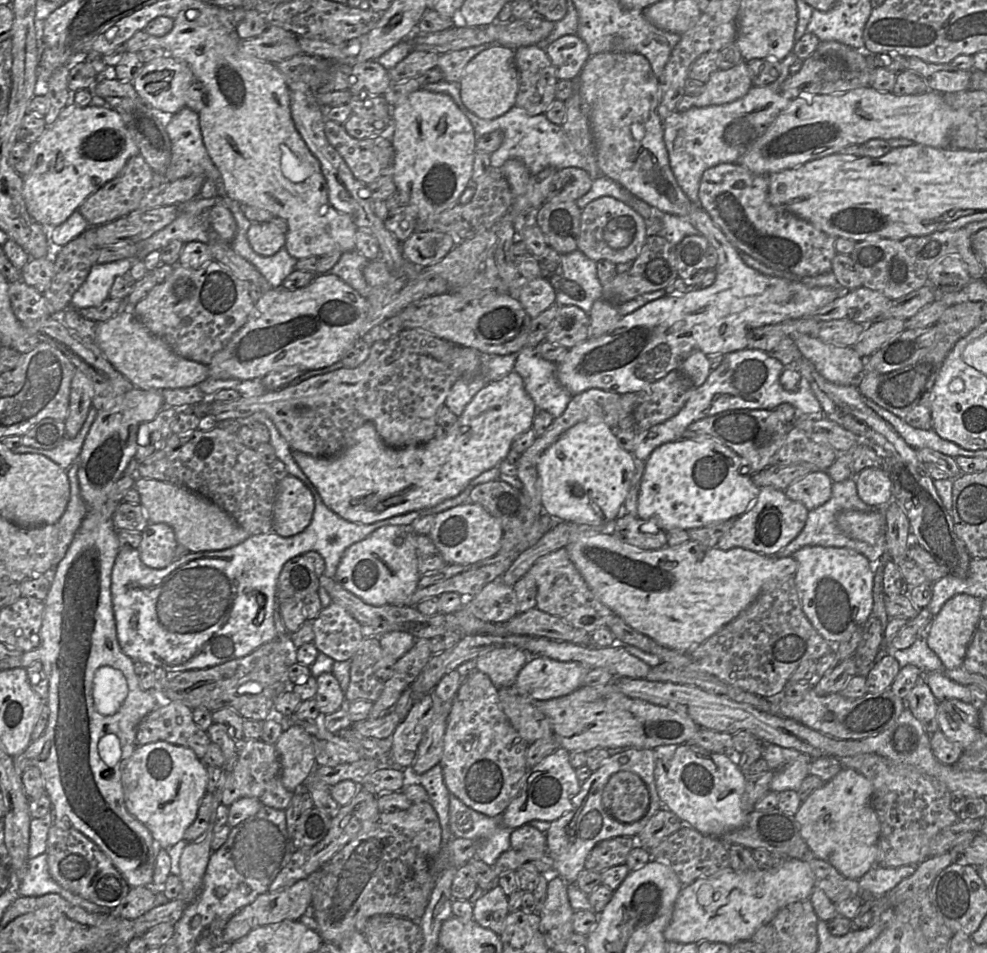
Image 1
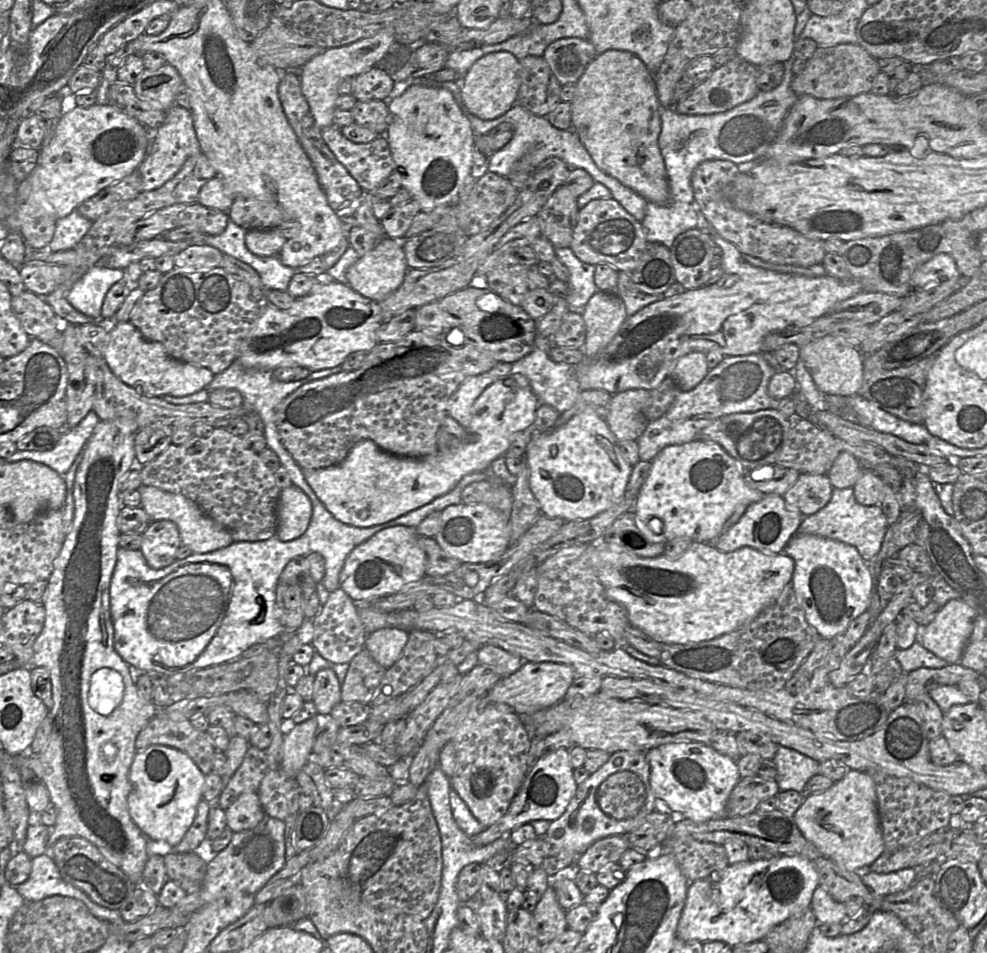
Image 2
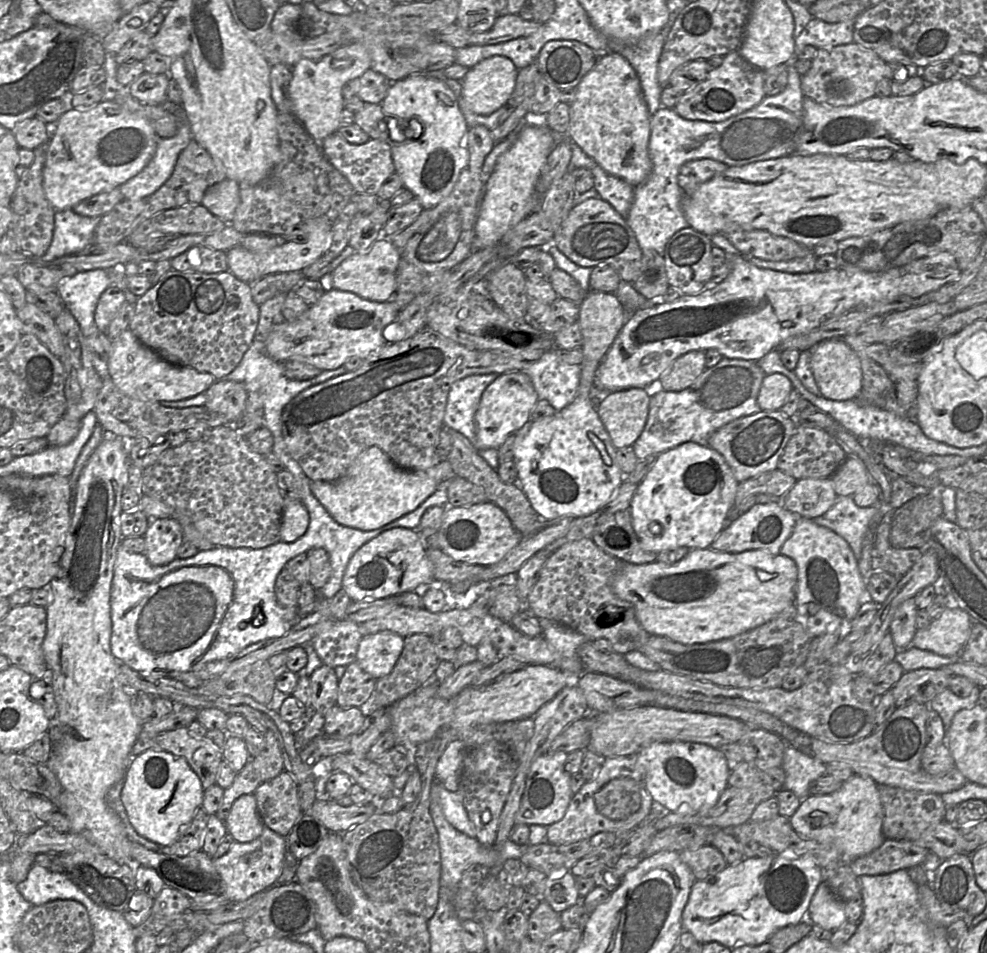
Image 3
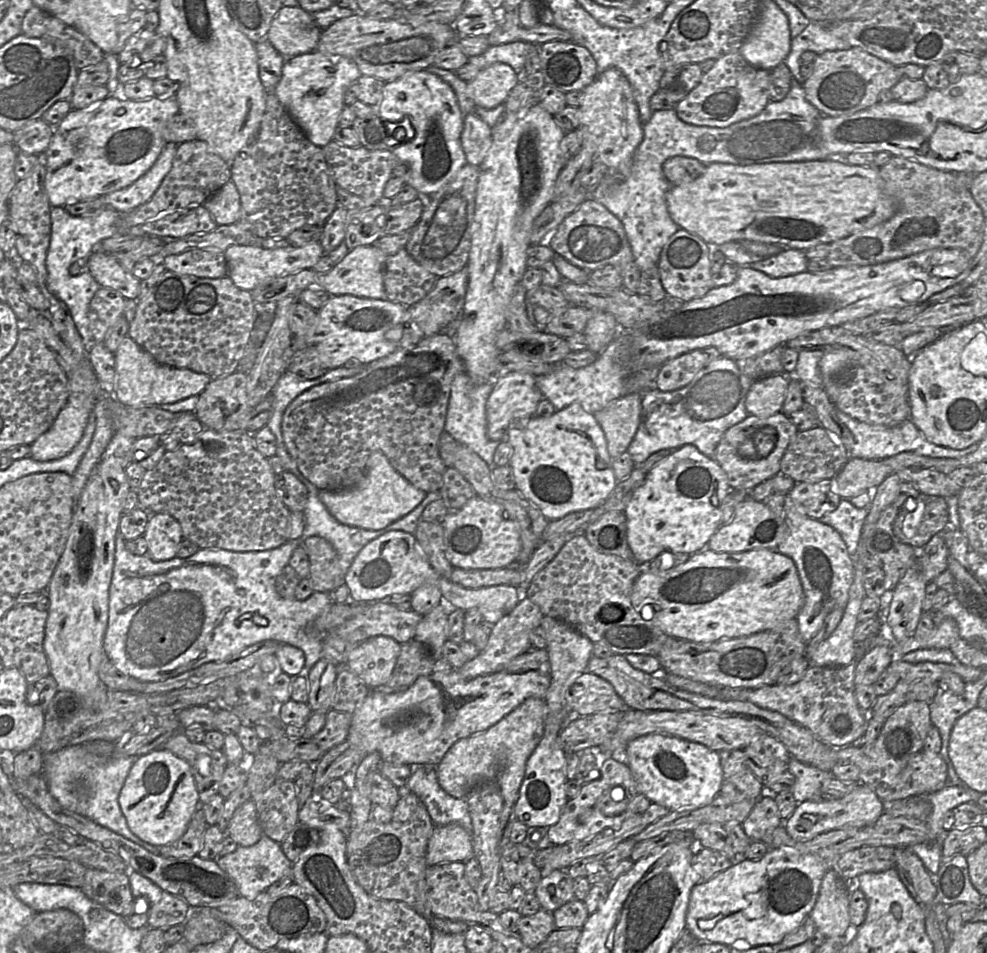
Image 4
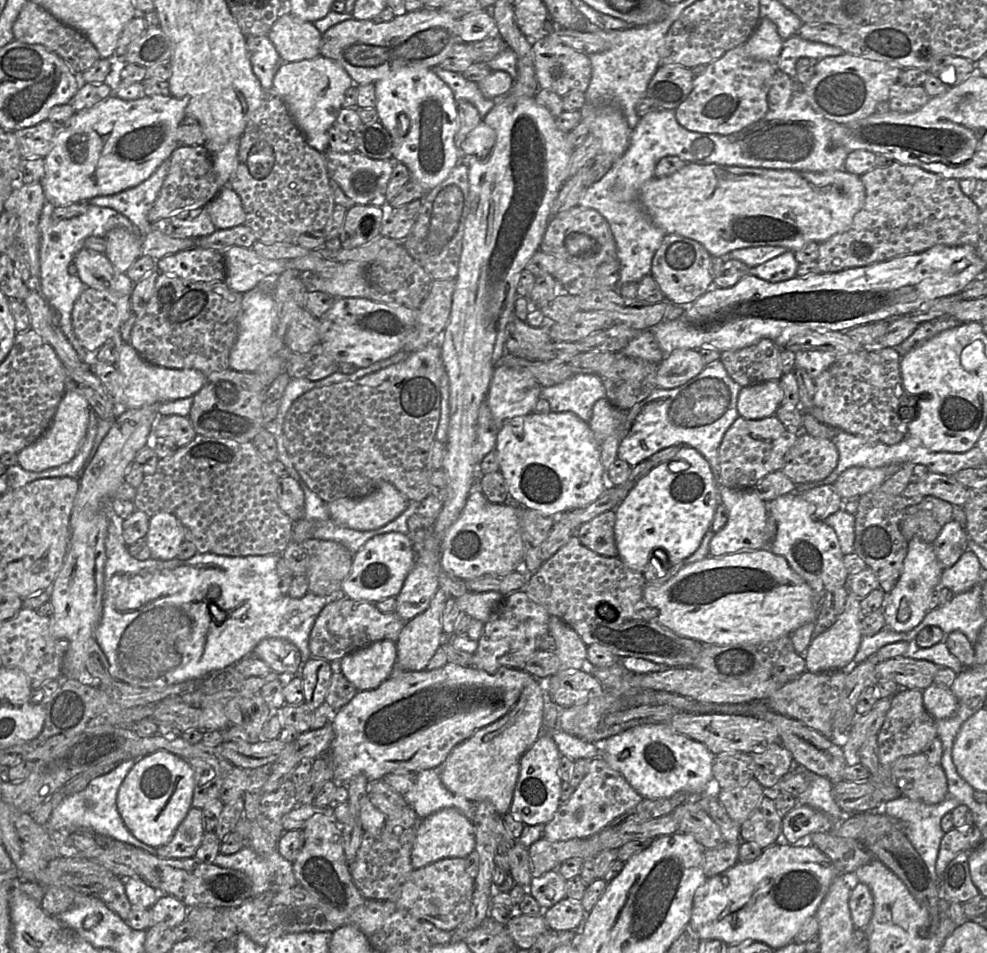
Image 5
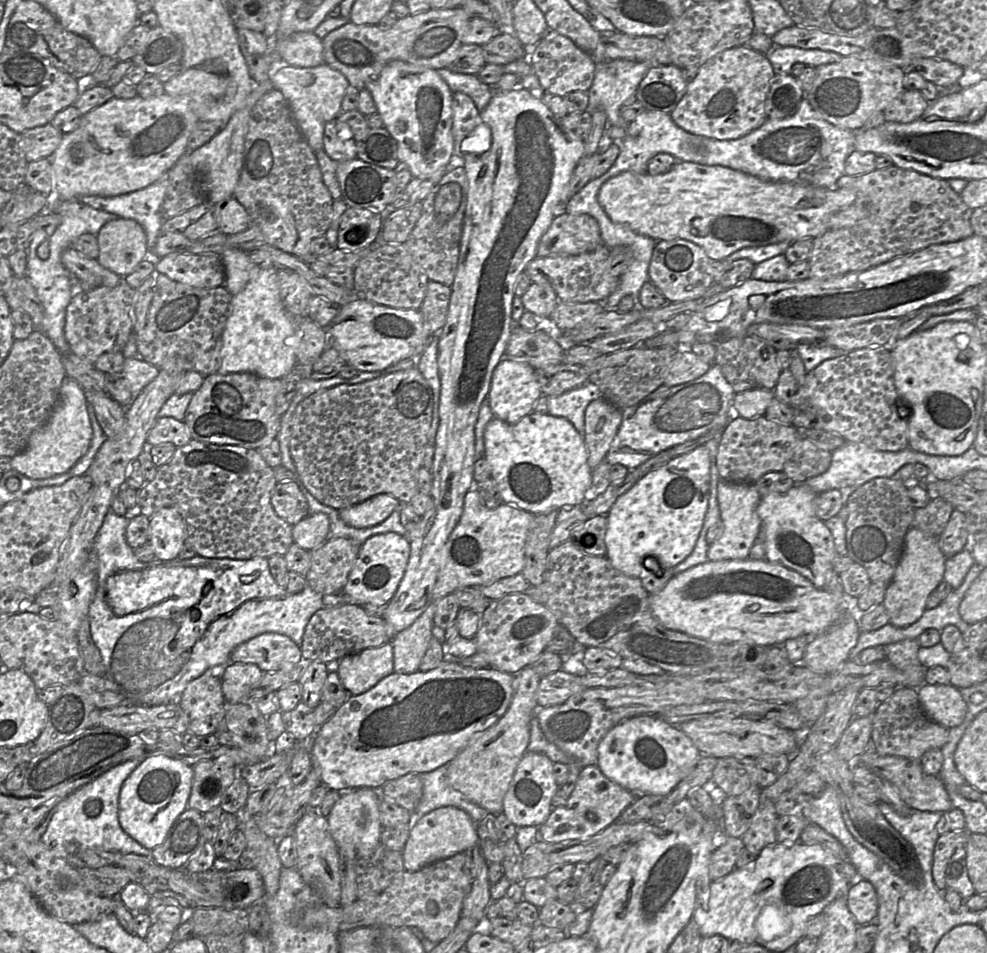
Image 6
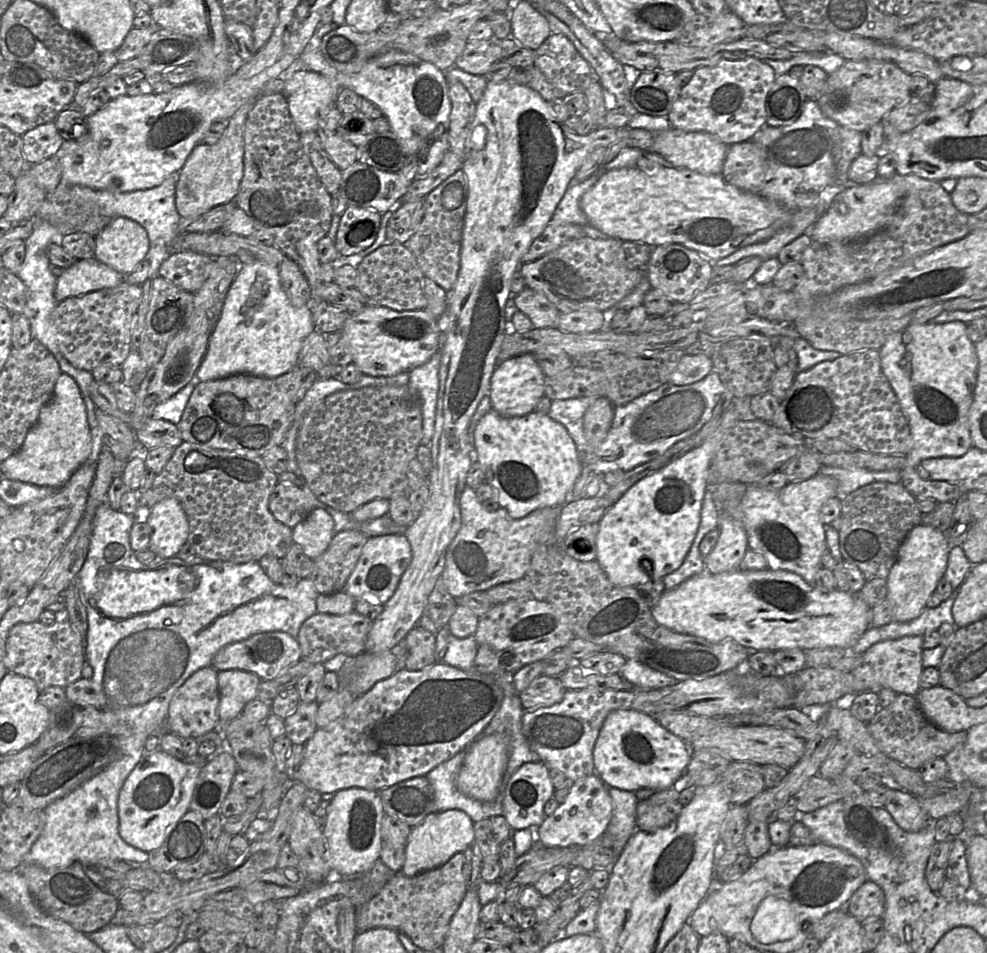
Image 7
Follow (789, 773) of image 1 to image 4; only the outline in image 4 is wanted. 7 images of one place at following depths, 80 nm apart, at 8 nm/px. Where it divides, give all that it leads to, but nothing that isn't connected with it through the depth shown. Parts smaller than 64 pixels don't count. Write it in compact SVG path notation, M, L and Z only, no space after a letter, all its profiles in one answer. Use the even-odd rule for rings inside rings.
M791 757L788 770L795 777L791 793L798 803L805 801L821 802L823 781L834 777L832 773L801 763Z

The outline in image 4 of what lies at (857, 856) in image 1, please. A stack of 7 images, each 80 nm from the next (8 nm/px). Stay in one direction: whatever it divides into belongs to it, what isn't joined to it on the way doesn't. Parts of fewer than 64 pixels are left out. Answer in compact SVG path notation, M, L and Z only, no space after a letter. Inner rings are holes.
M857 783L854 789L836 800L822 800L821 802L805 801L799 803L792 816L783 821L789 836L796 841L808 841L820 834L843 828L862 828L874 823L885 813L883 802L867 785Z

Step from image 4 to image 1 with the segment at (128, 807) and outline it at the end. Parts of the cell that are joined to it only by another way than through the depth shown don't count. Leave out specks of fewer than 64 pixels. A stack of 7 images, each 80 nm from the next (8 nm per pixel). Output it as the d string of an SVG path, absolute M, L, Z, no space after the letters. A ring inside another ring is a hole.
M164 741L136 746L126 760L122 770L126 809L149 830L160 848L169 849L184 839L207 792L206 770L190 748Z

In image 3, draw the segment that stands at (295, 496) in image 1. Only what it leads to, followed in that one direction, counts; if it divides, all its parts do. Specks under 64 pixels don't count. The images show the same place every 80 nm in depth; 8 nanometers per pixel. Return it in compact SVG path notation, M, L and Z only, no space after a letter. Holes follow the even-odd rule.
M285 499L280 539L291 543L307 531L310 522L309 512L299 499Z

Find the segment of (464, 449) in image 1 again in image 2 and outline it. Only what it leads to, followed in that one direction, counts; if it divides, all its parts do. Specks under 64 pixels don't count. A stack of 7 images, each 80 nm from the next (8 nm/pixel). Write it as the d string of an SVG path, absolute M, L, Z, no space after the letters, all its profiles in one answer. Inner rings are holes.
M511 372L486 387L475 400L470 424L456 448L410 458L391 454L365 439L357 442L342 462L320 469L303 468L302 472L337 520L356 527L383 524L448 493L465 475L490 469L491 462L505 454L515 434L532 426L539 404L529 380Z

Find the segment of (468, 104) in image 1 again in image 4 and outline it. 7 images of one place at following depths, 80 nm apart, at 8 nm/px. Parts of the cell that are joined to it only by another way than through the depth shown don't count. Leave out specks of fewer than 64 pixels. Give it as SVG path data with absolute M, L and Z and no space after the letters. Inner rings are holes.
M494 63L479 71L468 83L469 93L474 102L491 109L505 102L515 86L517 73L505 63Z

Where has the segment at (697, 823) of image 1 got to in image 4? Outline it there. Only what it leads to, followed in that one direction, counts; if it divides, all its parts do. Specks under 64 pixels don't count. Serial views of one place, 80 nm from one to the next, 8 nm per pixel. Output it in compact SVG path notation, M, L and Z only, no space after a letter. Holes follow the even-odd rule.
M650 734L629 742L625 753L637 791L651 803L661 805L670 812L708 805L720 795L724 777L719 752L702 744L667 735Z

